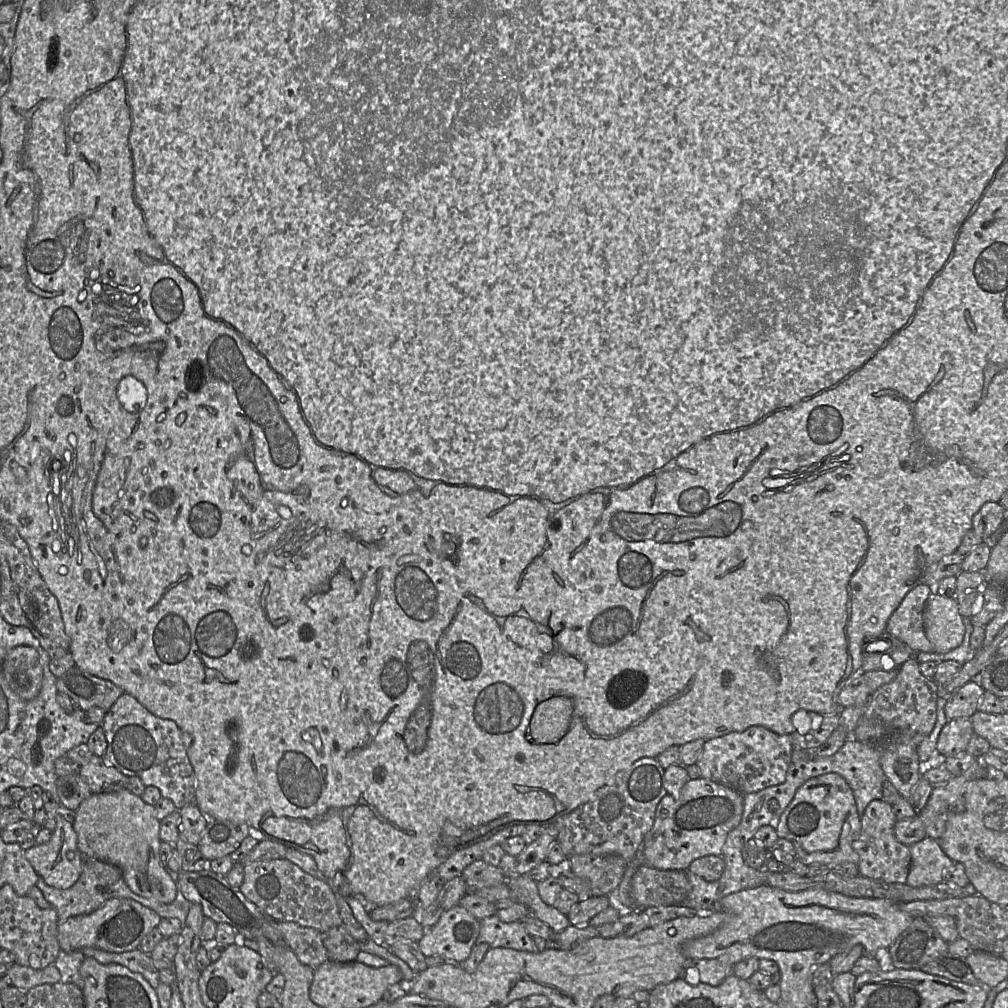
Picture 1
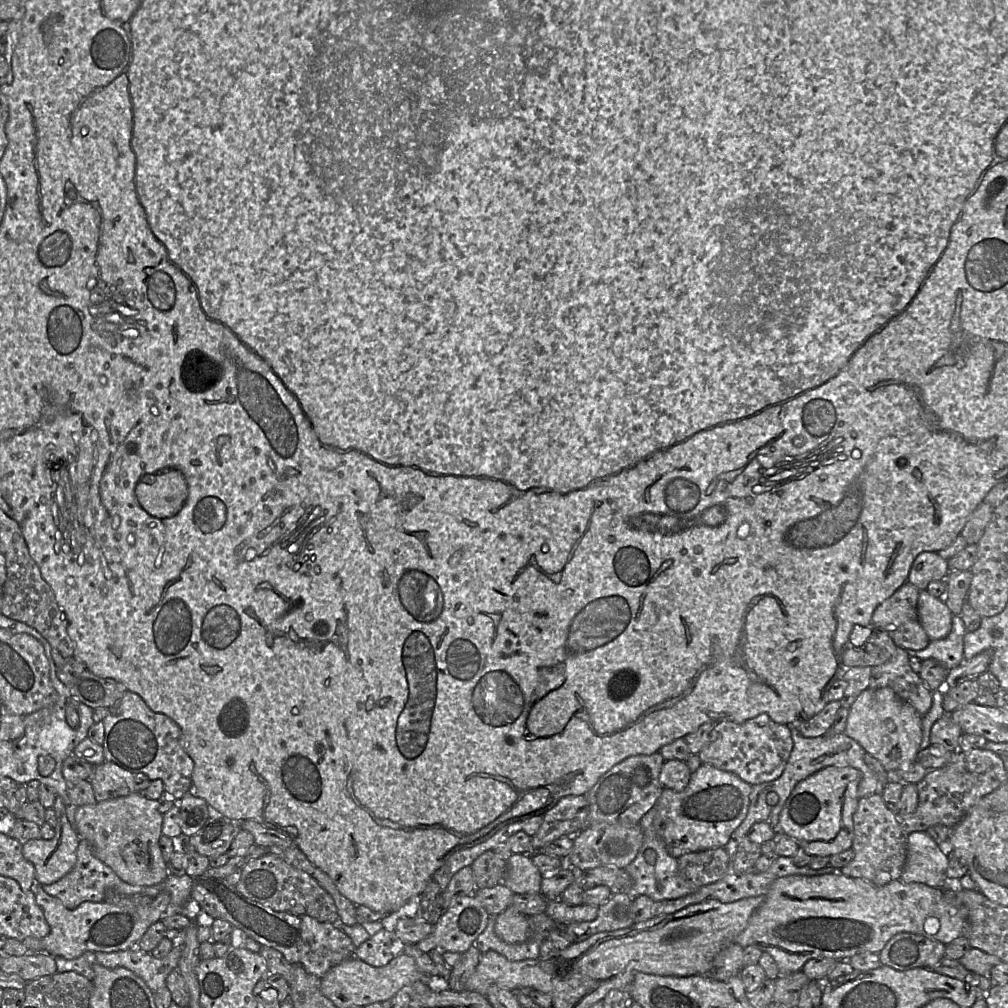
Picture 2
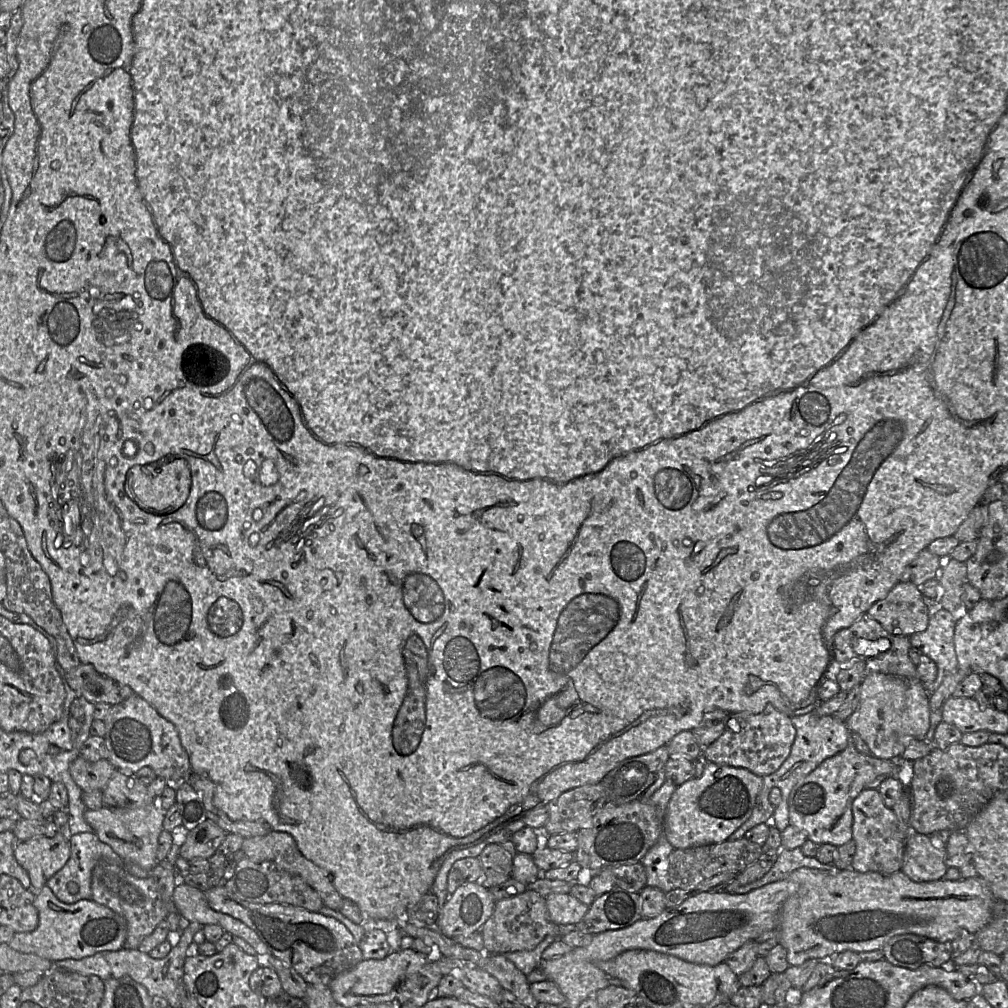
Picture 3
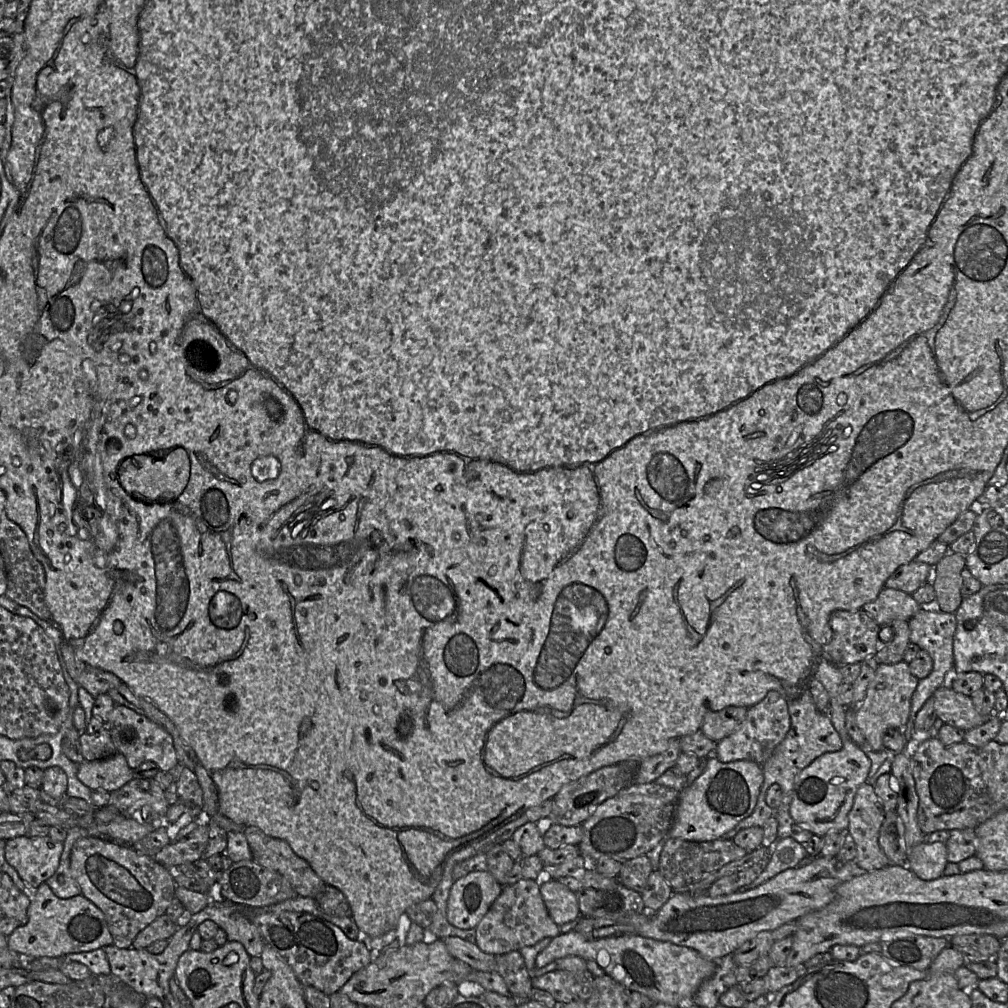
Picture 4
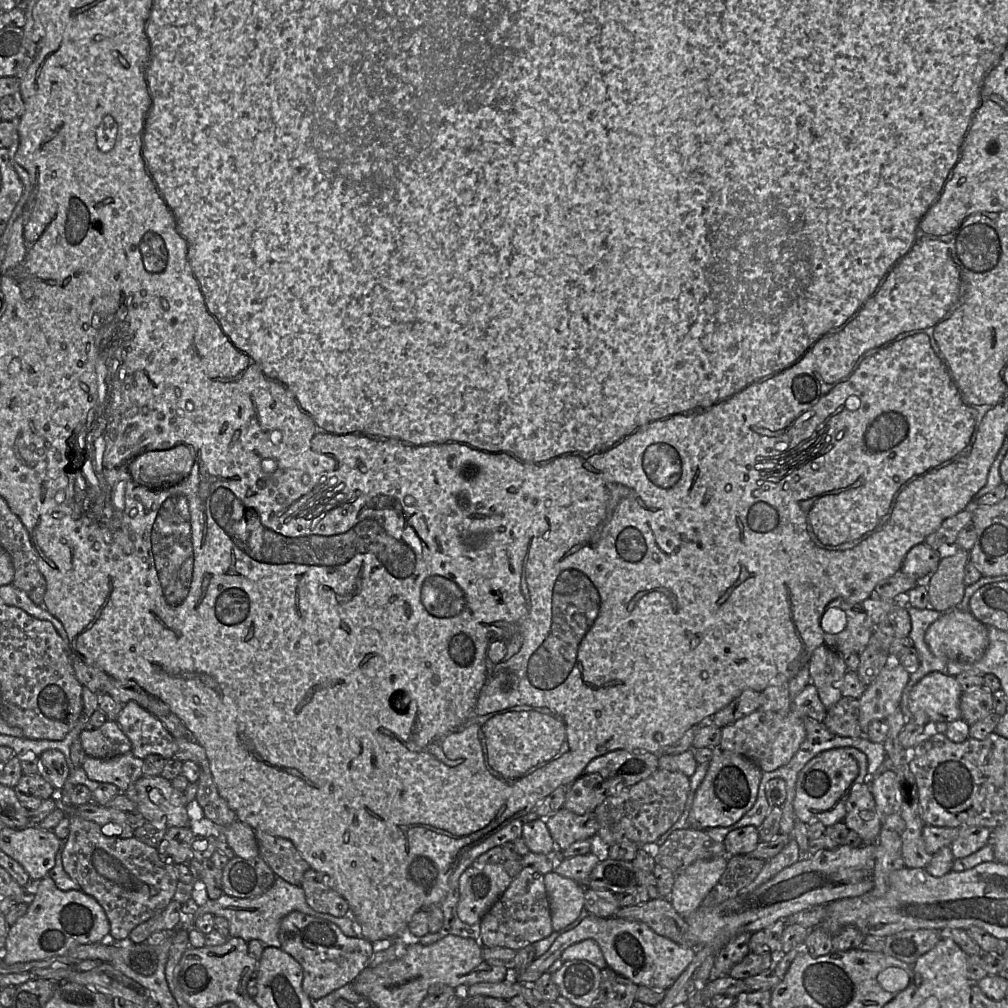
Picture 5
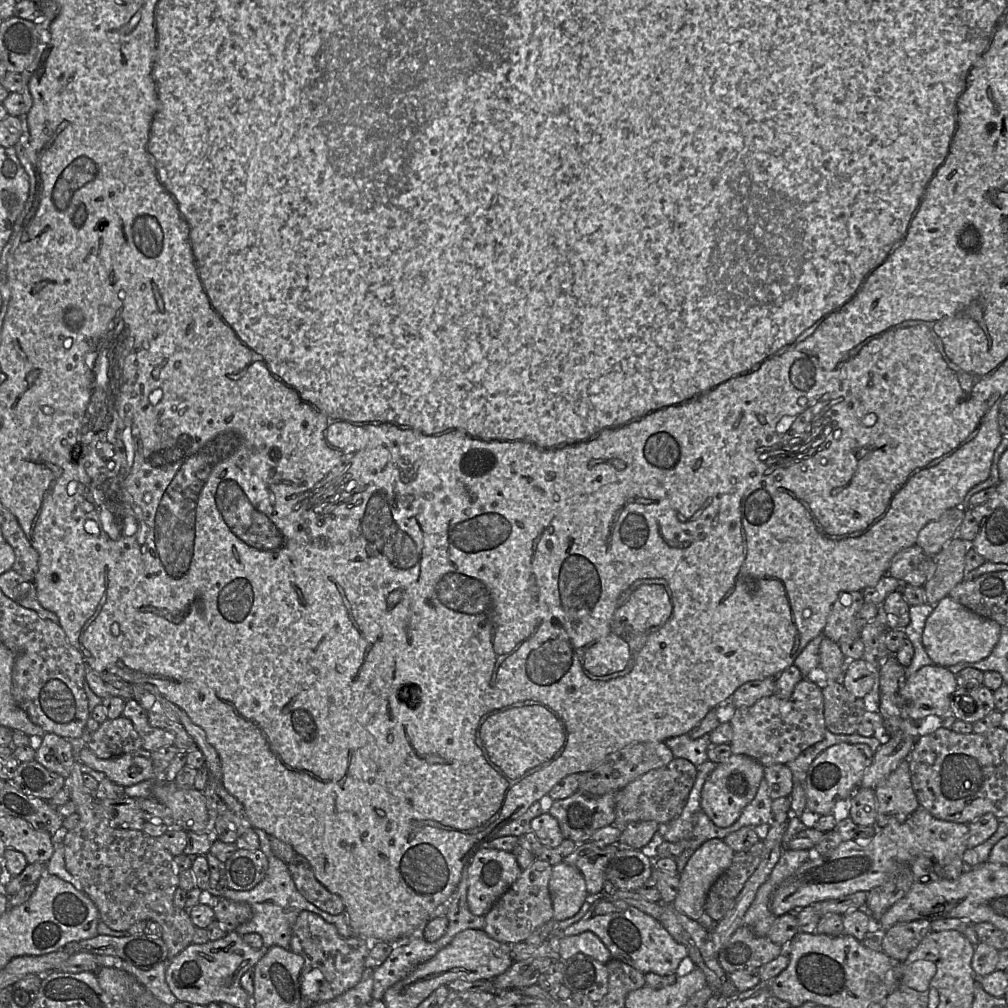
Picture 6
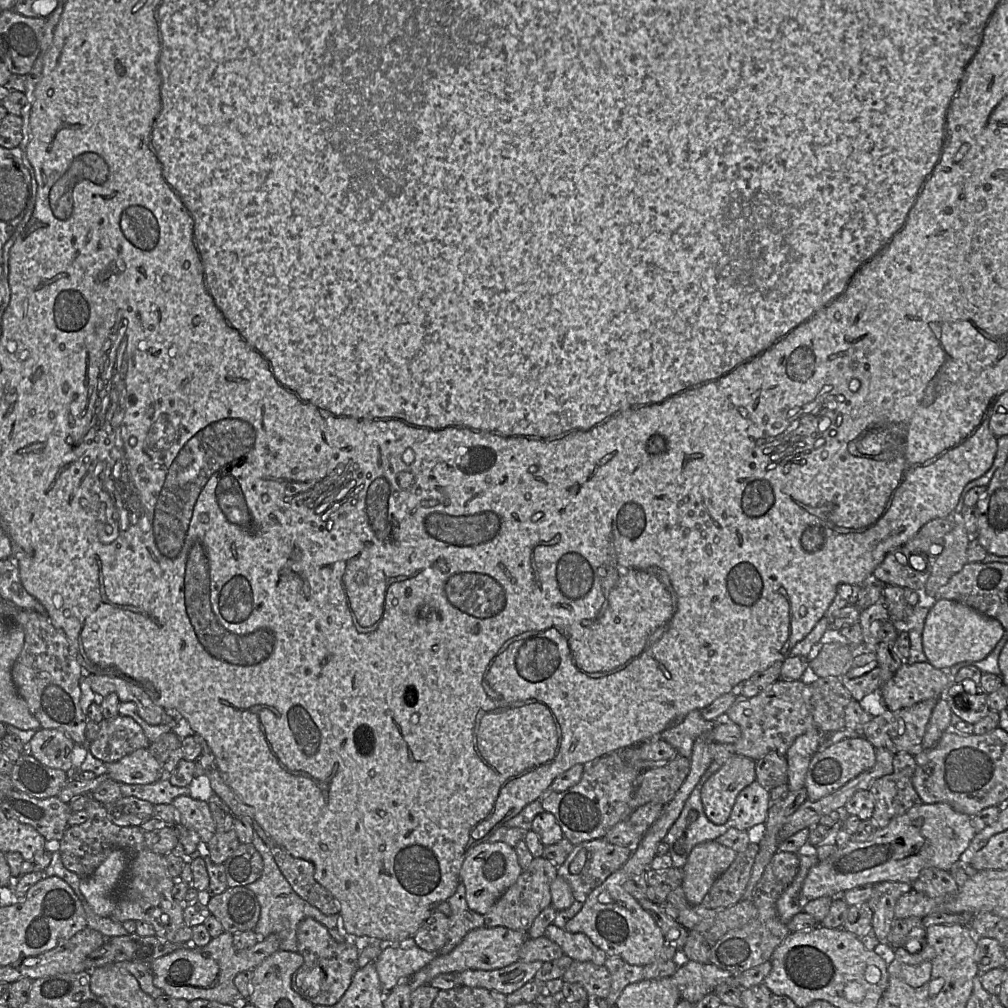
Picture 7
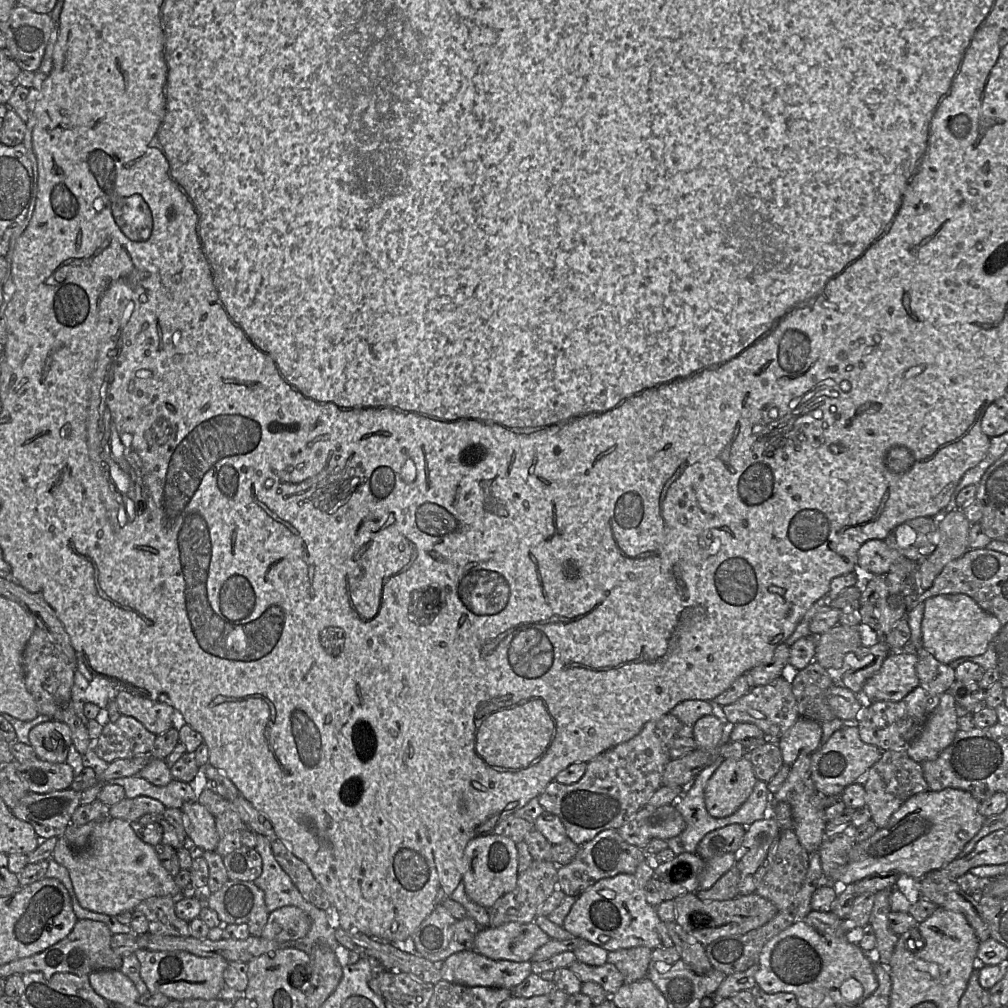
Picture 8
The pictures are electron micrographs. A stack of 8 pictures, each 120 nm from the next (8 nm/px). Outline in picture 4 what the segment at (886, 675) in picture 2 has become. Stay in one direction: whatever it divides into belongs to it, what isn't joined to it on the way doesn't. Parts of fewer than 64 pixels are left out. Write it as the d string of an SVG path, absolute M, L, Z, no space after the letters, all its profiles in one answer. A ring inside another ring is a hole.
M894 620L881 625L878 632L878 650L874 655L878 664L895 664L903 660L910 643L910 628L906 620Z

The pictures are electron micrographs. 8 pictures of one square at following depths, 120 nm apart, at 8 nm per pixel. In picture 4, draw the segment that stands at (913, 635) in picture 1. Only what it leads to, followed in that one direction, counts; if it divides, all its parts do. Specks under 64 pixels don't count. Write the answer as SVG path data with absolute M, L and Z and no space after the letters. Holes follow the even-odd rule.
M883 588L875 600L862 607L879 626L894 620L909 621L920 608L911 594L892 588Z

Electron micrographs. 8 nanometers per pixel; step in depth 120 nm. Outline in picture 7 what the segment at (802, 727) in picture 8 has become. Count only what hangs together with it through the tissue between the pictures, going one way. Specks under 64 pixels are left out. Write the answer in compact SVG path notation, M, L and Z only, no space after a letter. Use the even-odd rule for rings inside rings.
M812 727L804 734L798 736L786 753L788 763L788 788L790 791L805 787L806 773L810 761L819 751L821 744L821 731Z

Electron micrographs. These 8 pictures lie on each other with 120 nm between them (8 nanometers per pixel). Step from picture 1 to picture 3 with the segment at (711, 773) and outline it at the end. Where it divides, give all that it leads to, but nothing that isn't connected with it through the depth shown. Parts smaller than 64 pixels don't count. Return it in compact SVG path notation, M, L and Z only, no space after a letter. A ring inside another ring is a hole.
M767 704L762 712L731 713L722 735L703 748L703 755L710 762L748 769L758 776L772 774L789 756L796 729L791 717Z

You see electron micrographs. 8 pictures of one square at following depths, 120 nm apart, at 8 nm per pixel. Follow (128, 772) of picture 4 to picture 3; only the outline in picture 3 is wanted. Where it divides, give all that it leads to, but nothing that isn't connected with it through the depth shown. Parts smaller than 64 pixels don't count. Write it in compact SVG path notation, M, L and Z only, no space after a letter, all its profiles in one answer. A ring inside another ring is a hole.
M80 755L69 767L72 779L83 791L102 791L115 770L116 768L107 759L89 762Z

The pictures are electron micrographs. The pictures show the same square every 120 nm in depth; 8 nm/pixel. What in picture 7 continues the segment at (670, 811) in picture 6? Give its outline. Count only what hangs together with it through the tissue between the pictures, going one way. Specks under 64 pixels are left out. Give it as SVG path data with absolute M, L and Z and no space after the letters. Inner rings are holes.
M678 755L666 765L641 772L630 806L634 810L647 803L668 804L691 770L689 758Z

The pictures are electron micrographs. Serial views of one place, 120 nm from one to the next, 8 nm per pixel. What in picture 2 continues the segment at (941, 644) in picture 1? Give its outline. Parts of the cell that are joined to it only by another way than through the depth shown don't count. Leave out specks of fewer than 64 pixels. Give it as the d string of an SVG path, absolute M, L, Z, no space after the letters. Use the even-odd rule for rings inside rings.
M921 590L918 615L930 640L943 639L951 632L953 614L943 599Z

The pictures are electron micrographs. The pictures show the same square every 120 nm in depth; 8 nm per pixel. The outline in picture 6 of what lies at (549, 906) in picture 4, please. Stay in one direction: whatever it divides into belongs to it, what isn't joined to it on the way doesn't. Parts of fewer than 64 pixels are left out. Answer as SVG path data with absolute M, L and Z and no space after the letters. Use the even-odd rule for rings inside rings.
M563 862L552 866L548 889L556 922L575 916L588 899L582 874Z

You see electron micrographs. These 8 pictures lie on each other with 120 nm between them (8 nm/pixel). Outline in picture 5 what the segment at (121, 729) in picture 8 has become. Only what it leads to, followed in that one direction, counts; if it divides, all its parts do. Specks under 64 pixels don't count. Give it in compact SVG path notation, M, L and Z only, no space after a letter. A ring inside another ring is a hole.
M107 720L99 728L83 730L79 738L85 753L99 759L112 759L132 749L131 741L117 721Z

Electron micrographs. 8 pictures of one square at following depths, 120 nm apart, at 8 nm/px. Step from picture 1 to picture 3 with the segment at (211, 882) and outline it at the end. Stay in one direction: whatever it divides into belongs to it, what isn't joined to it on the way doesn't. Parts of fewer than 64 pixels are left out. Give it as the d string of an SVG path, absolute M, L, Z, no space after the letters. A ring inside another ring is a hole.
M225 886L204 892L208 905L215 911L232 916L252 929L269 952L293 968L309 984L329 983L340 973L363 960L362 951L349 930L339 921L320 912L278 903L249 903L238 899Z

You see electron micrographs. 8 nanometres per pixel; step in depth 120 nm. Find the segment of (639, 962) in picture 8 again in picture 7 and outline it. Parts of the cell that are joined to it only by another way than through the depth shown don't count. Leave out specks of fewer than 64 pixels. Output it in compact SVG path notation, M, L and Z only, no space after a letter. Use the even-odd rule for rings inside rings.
M608 956L605 964L611 977L611 986L605 998L609 1006L614 1006L623 989L632 983L640 982L643 978L643 967L631 965L619 957Z

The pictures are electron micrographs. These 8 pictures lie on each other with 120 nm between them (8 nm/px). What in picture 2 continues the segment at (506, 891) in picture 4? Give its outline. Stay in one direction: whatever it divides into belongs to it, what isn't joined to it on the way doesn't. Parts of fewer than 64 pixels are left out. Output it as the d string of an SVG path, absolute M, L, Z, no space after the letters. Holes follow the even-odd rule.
M512 905L495 916L494 930L501 940L510 944L522 943L531 936L529 917Z

